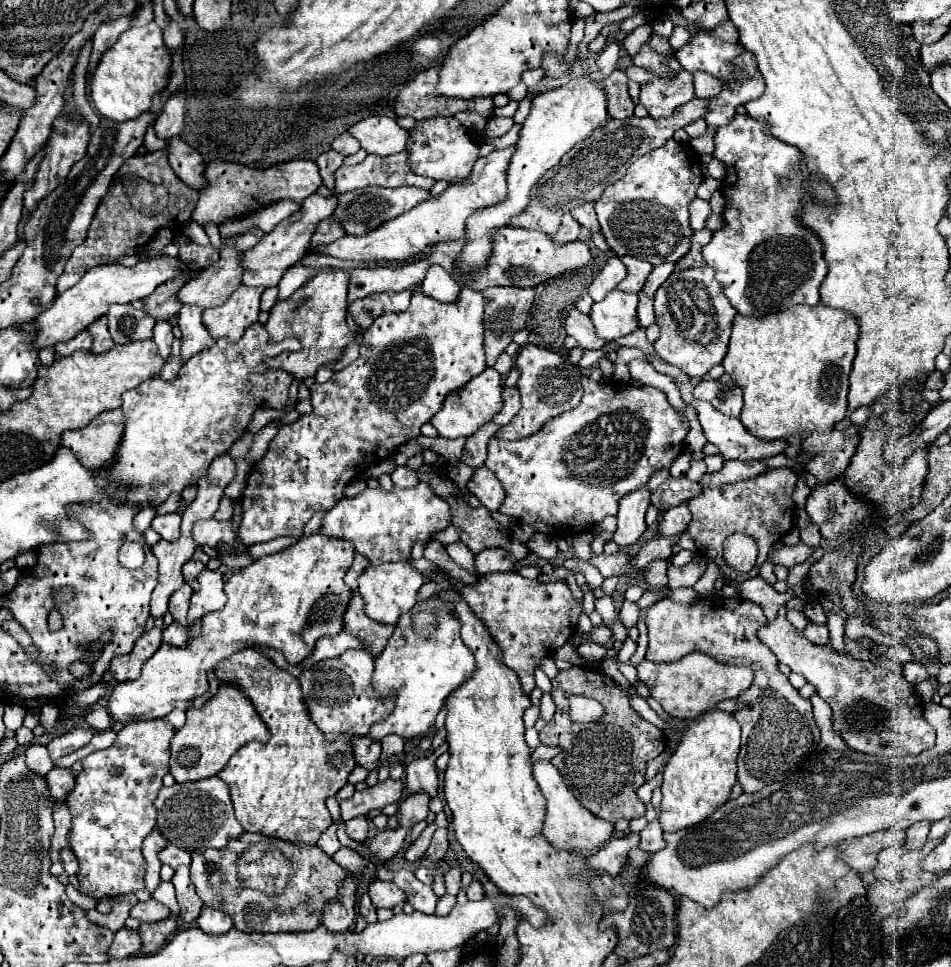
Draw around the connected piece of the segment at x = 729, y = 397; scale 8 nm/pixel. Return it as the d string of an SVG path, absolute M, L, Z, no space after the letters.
M724 373L720 379L704 379L694 387L694 397L712 403L724 415L738 417L742 411L742 387L732 375Z

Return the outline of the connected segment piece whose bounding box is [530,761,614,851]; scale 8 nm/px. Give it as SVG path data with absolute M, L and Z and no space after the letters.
M530 761L532 763L532 773L534 779L546 799L546 821L544 821L544 837L548 837L548 841L552 841L554 847L558 849L572 849L572 851L596 851L600 849L610 837L614 827L588 813L588 809L584 809L580 805L580 801L566 789L566 783L562 781L560 773L550 765L550 761Z

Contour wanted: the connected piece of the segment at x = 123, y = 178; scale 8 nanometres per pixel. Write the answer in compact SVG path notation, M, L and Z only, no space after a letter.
M166 149L130 157L112 179L112 185L98 205L84 243L78 245L78 249L68 259L56 289L60 293L70 289L90 267L120 263L120 259L126 257L128 249L144 247L160 227L178 227L178 215L180 225L186 225L196 205L196 197L198 191L174 175L172 167L168 165Z

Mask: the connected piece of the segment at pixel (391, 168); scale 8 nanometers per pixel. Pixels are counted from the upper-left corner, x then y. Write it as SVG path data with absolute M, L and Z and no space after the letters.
M408 151L380 157L368 155L362 163L348 167L342 165L336 171L336 191L354 191L368 185L378 187L432 187L436 181L420 177L412 171L408 163Z

